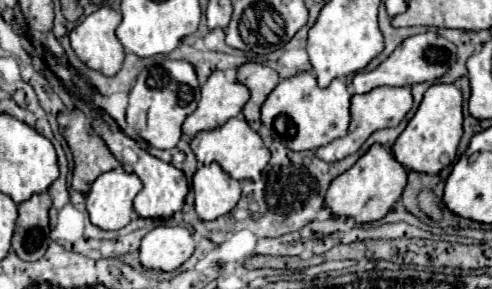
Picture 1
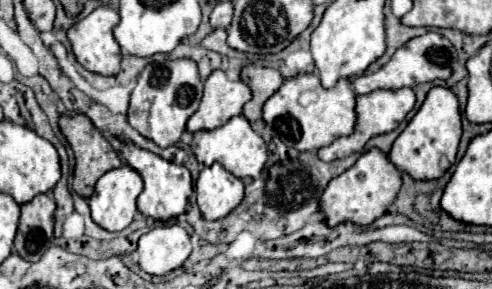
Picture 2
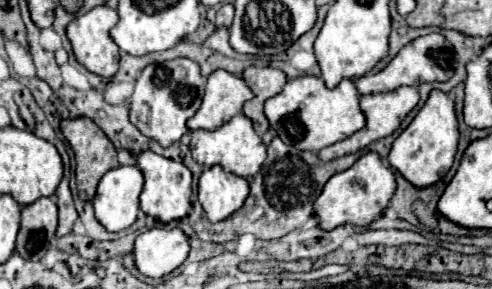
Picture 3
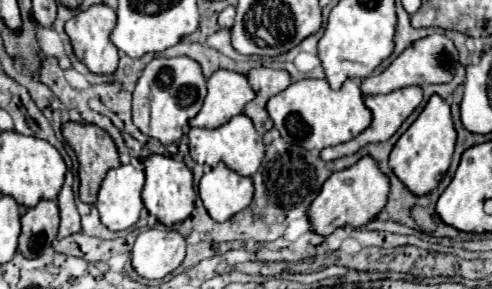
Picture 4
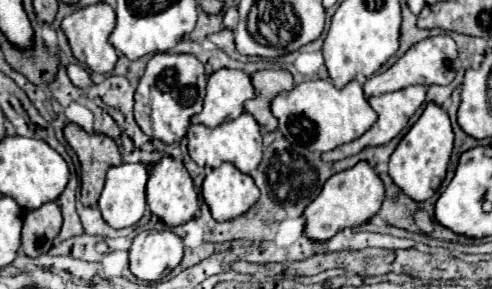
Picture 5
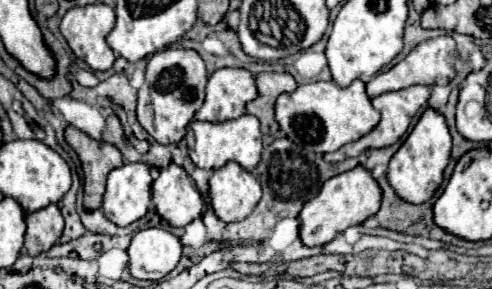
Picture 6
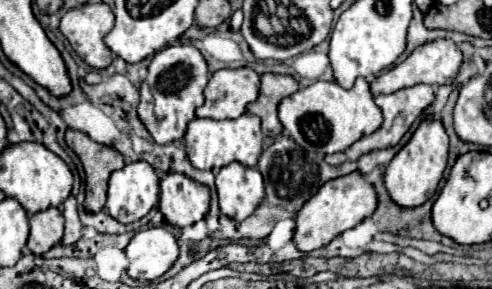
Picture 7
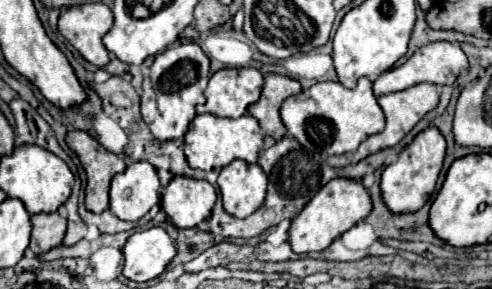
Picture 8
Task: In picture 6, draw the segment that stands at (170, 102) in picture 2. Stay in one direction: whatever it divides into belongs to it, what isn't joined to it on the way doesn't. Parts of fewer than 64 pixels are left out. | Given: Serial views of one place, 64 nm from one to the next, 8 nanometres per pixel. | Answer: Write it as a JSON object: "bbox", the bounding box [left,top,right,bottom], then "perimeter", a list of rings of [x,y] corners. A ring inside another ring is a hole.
{"bbox":[136,48,206,144],"perimeter":[[[166,48],[156,52],[148,60],[146,82],[138,90],[136,116],[140,126],[160,144],[180,142],[186,134],[186,126],[204,104],[206,80],[206,64],[198,52],[184,48]]]}

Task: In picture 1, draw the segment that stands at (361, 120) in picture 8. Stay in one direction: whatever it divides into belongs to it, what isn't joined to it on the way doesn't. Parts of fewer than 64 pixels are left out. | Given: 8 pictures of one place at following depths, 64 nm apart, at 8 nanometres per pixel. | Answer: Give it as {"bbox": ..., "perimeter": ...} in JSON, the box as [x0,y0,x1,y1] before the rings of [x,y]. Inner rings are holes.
{"bbox":[262,72,350,150],"perimeter":[[[302,72],[280,80],[280,84],[270,92],[266,102],[262,104],[262,124],[272,132],[272,138],[278,138],[290,150],[316,150],[340,136],[346,134],[350,122],[350,94],[346,90],[344,80],[332,80],[328,88],[320,88],[314,72]]]}

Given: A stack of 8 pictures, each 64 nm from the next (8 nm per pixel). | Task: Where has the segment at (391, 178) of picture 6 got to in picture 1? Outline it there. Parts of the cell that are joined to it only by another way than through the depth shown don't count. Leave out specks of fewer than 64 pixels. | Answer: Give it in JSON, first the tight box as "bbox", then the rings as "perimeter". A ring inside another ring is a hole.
{"bbox":[392,84,462,174],"perimeter":[[[434,84],[424,92],[424,98],[392,146],[394,158],[410,170],[424,174],[438,174],[454,162],[462,138],[462,92],[454,84]]]}

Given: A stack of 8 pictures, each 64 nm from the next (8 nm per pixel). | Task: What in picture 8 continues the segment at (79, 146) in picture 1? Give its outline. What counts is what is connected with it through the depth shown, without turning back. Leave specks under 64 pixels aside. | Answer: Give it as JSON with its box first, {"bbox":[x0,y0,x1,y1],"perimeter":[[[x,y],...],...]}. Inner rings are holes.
{"bbox":[66,130,126,212],"perimeter":[[[72,130],[66,134],[66,144],[78,154],[80,164],[86,170],[88,186],[86,186],[86,210],[90,212],[104,212],[108,204],[108,190],[110,180],[114,174],[124,172],[126,164],[120,156],[106,150],[98,144],[88,132]]]}

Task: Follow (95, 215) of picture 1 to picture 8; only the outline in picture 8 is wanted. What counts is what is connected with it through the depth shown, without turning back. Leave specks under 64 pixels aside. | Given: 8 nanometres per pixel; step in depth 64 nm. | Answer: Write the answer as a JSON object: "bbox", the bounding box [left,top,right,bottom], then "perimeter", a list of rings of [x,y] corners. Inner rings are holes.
{"bbox":[110,162,160,220],"perimeter":[[[132,162],[110,184],[110,212],[120,220],[140,220],[160,202],[160,180],[148,162]]]}

